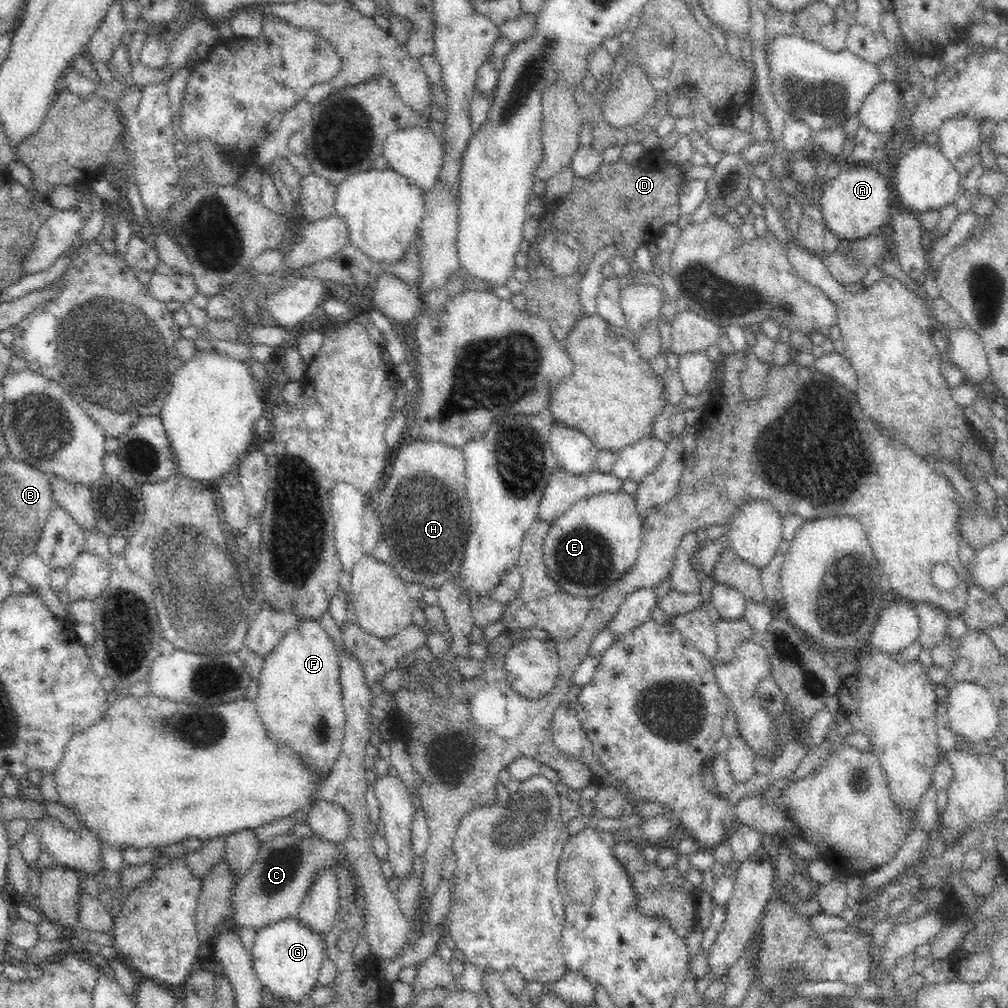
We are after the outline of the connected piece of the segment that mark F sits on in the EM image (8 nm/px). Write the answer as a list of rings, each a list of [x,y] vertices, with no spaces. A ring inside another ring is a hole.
[[[306,620],[295,631],[290,631],[280,644],[267,654],[258,679],[259,691],[254,703],[266,737],[280,747],[286,745],[290,753],[298,756],[300,763],[308,769],[308,773],[315,776],[312,787],[316,790],[331,775],[346,736],[346,715],[342,702],[338,653],[332,639],[320,626],[319,620]]]

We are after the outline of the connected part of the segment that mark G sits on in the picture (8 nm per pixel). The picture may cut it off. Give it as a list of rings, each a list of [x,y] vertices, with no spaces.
[[[290,916],[256,933],[251,958],[269,1004],[271,998],[277,997],[277,1002],[305,1002],[310,990],[316,986],[324,960],[328,959],[324,933],[310,930],[298,916]]]

